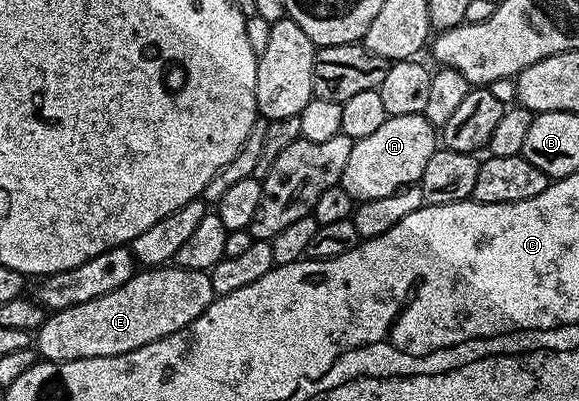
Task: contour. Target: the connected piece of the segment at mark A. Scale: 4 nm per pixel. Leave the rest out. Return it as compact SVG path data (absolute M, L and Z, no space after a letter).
M424 114L388 117L376 132L354 143L339 184L355 200L365 201L420 183L427 160L439 148L437 134Z

